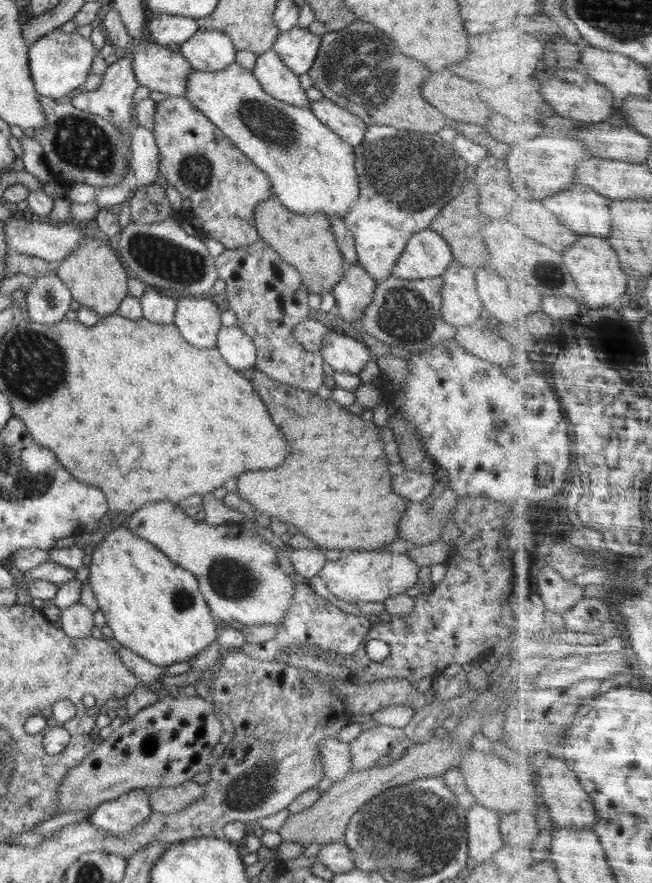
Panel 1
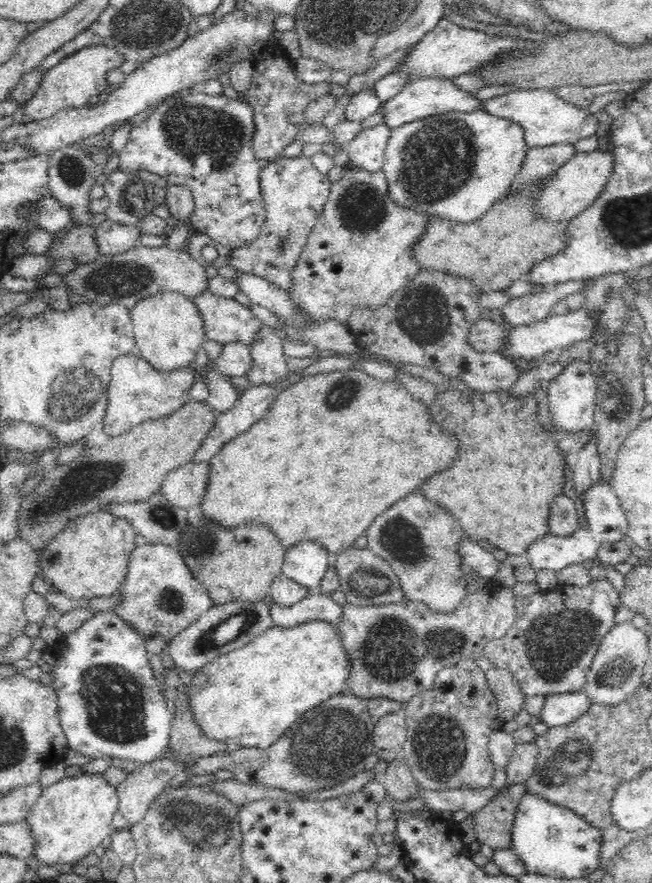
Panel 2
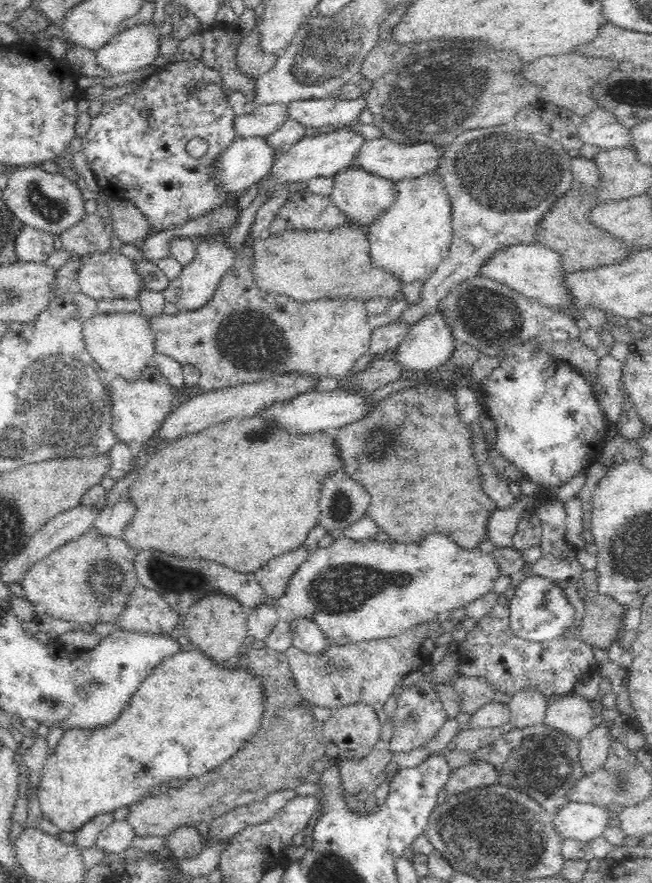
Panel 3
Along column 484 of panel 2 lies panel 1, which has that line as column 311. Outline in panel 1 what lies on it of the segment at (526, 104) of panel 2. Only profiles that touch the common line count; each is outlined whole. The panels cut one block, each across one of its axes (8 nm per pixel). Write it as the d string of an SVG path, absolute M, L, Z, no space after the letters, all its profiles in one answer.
M325 96L311 101L309 109L322 124L333 130L344 142L350 143L350 146L358 146L364 140L367 124L353 111L338 106Z

